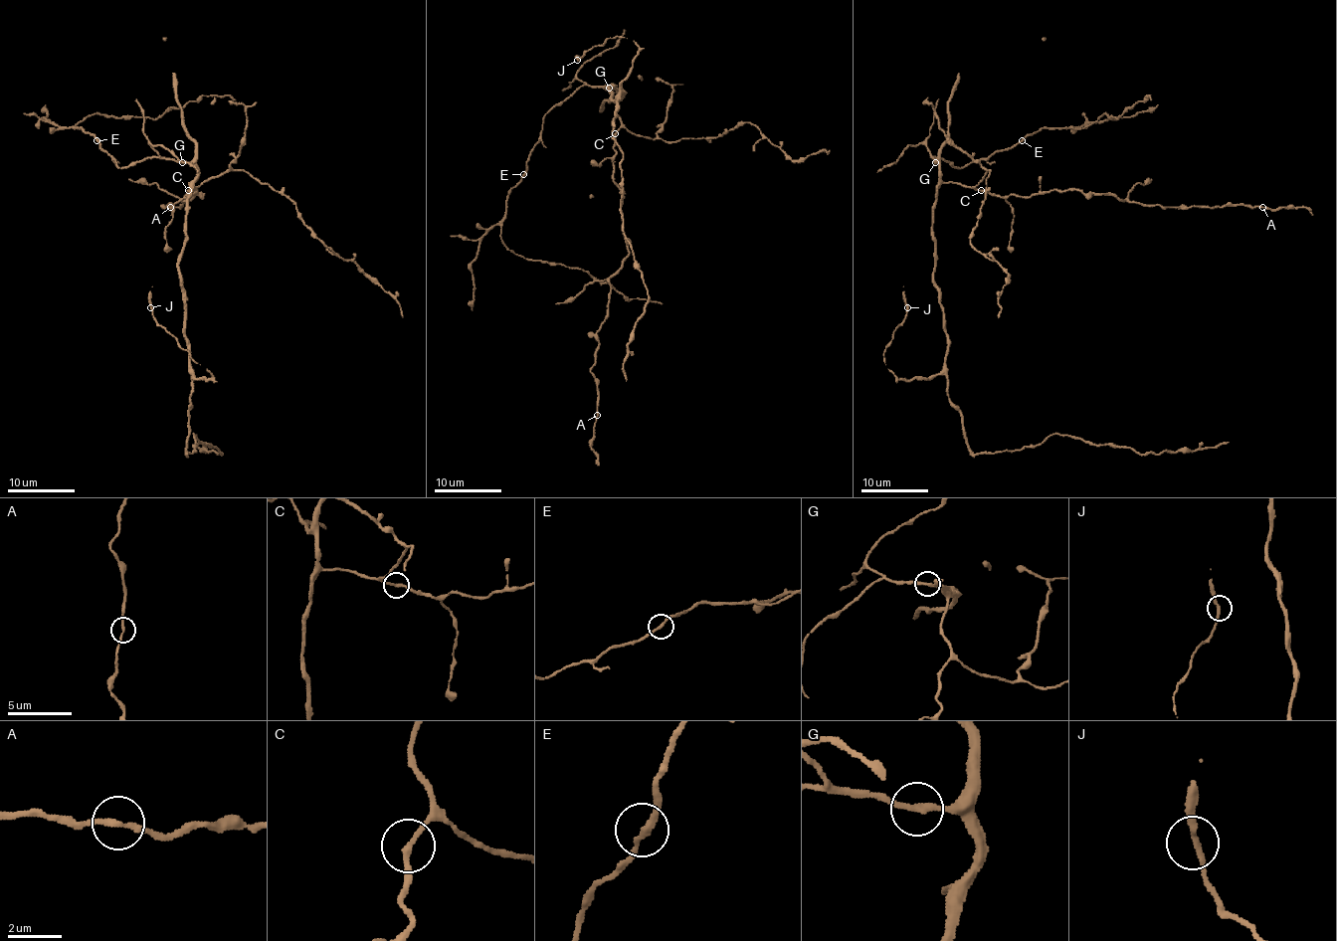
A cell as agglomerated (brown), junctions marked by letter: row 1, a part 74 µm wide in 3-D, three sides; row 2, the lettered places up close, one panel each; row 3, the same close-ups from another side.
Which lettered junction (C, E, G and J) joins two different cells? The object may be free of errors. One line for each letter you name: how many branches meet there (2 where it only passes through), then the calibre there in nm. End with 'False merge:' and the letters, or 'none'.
False merge: none

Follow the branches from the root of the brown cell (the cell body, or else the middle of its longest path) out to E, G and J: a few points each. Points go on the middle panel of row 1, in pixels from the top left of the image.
E: (610, 88), (624, 91), (580, 86), (550, 110), (543, 119), (539, 141), (531, 151), (523, 174)
G: (610, 88), (624, 91), (609, 88)
J: (610, 88), (605, 88), (614, 100), (639, 49), (634, 40), (609, 39), (577, 60)

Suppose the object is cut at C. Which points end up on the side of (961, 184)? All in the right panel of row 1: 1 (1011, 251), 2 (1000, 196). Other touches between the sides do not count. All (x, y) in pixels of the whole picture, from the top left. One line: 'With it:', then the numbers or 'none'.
With it: none

